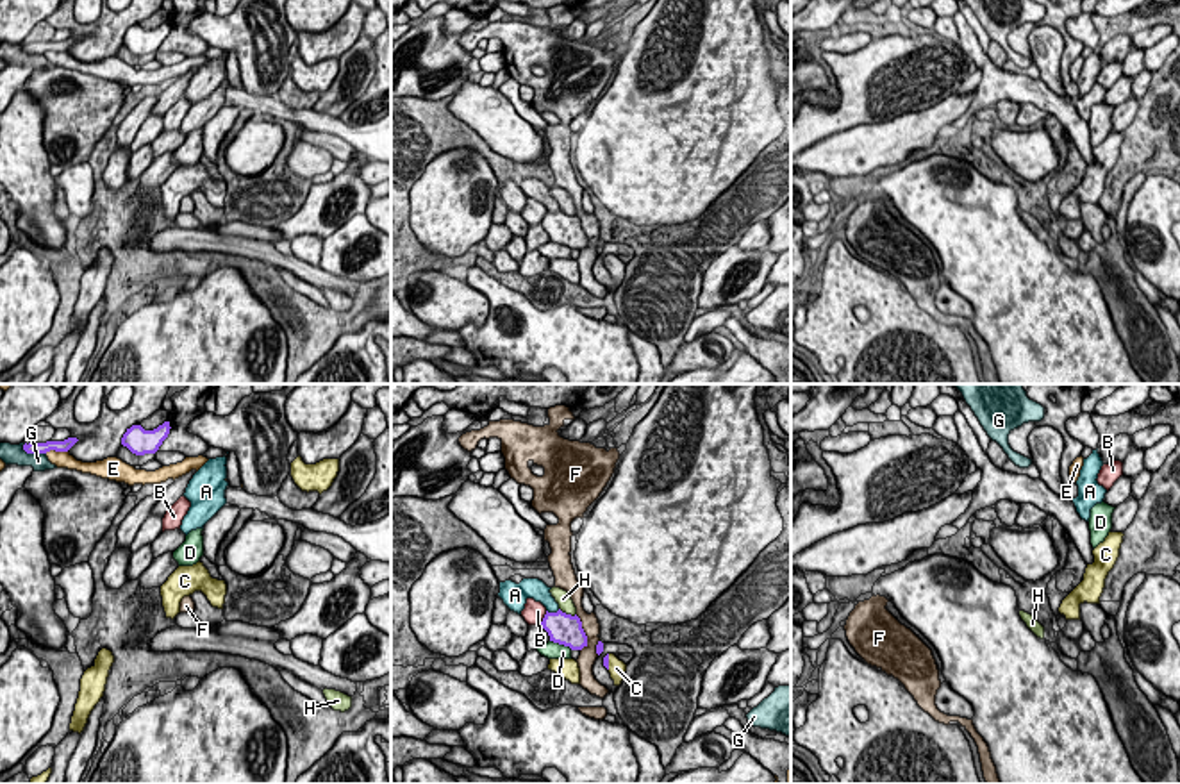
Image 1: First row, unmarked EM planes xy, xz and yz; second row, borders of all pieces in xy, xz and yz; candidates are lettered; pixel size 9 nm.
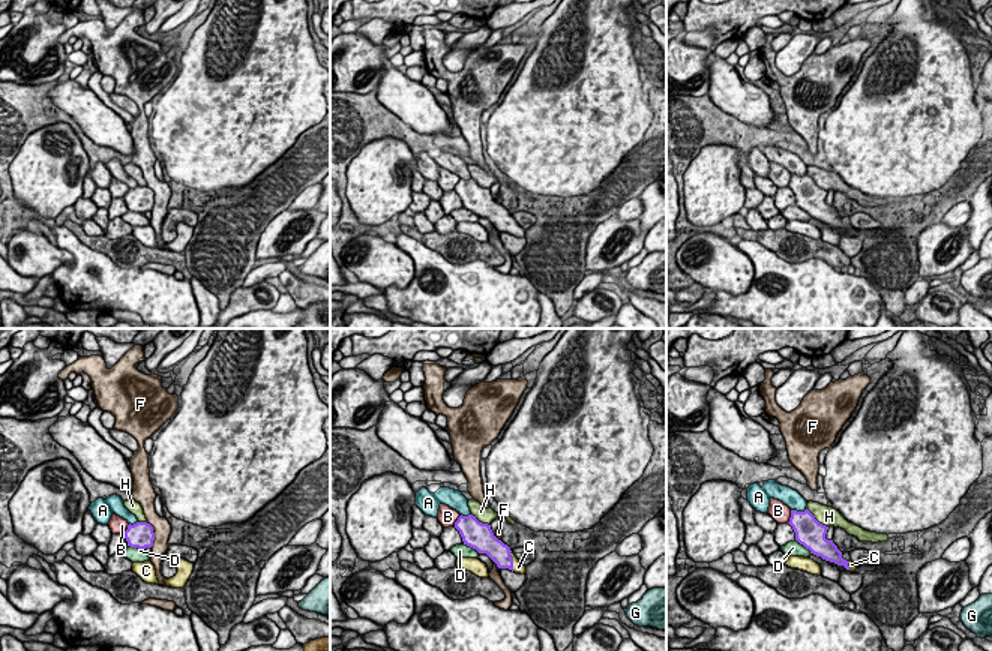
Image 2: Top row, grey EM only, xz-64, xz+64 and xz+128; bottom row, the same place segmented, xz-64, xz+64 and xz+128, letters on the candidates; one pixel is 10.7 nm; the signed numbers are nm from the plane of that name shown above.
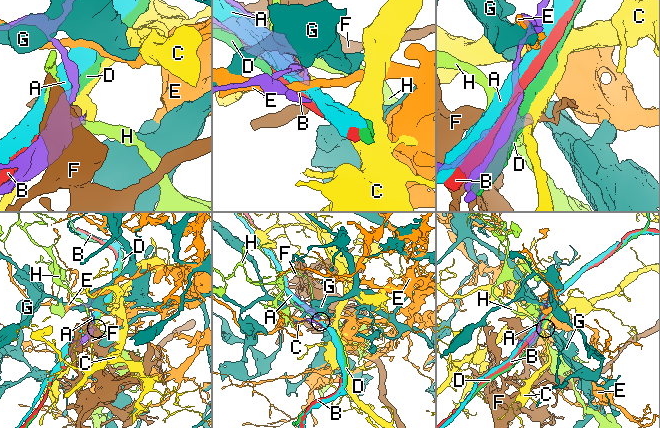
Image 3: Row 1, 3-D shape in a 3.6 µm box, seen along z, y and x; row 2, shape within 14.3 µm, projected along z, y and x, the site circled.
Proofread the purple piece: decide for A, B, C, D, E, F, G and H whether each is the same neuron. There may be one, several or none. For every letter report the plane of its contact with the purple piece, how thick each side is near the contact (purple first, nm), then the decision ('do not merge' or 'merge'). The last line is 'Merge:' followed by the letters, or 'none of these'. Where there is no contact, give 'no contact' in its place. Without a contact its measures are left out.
A: contact in xz; calibres 280 and 180 nm; do not merge
B: contact in xz; calibres 280 and 190 nm; do not merge
C: contact in xz; calibres 60 and 160 nm; merge
D: contact in xz; calibres 280 and 160 nm; do not merge
E: contact in xy; calibres 100 and 160 nm; do not merge
F: contact in xz; calibres 280 and 160 nm; do not merge
G: contact in xy; calibres 100 and 190 nm; do not merge
H: contact in xz; calibres 280 and 140 nm; do not merge
Merge: C

